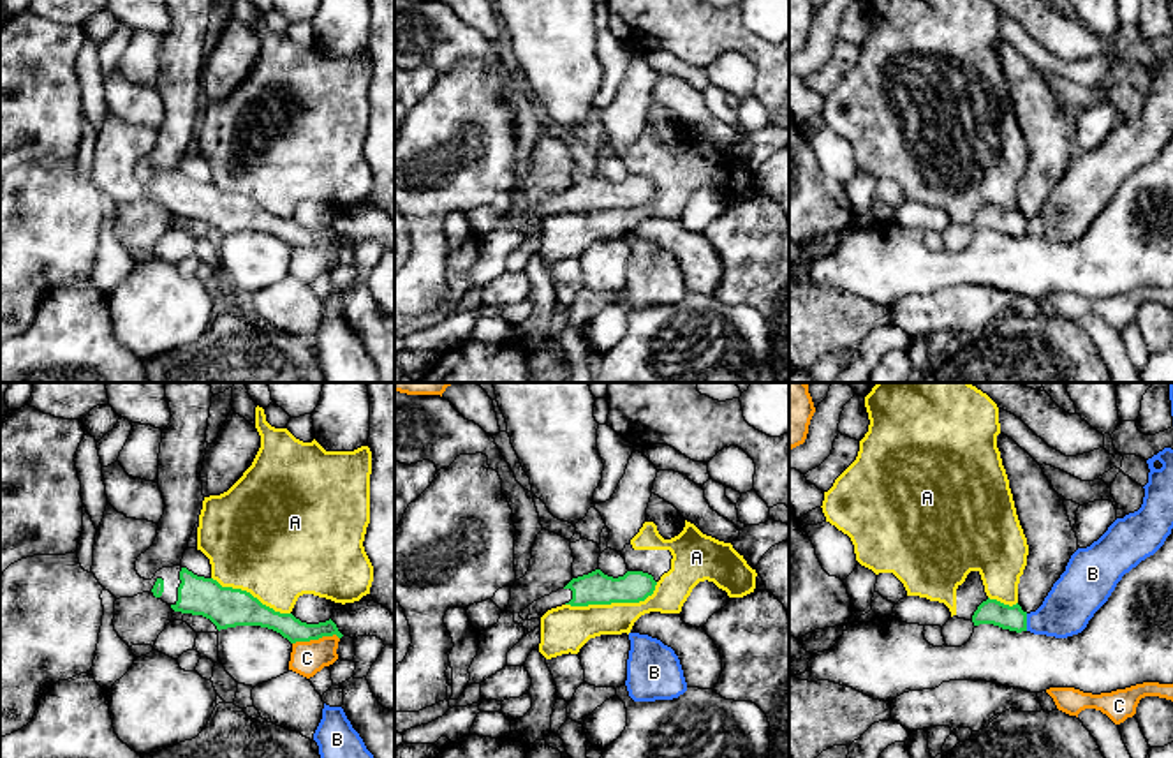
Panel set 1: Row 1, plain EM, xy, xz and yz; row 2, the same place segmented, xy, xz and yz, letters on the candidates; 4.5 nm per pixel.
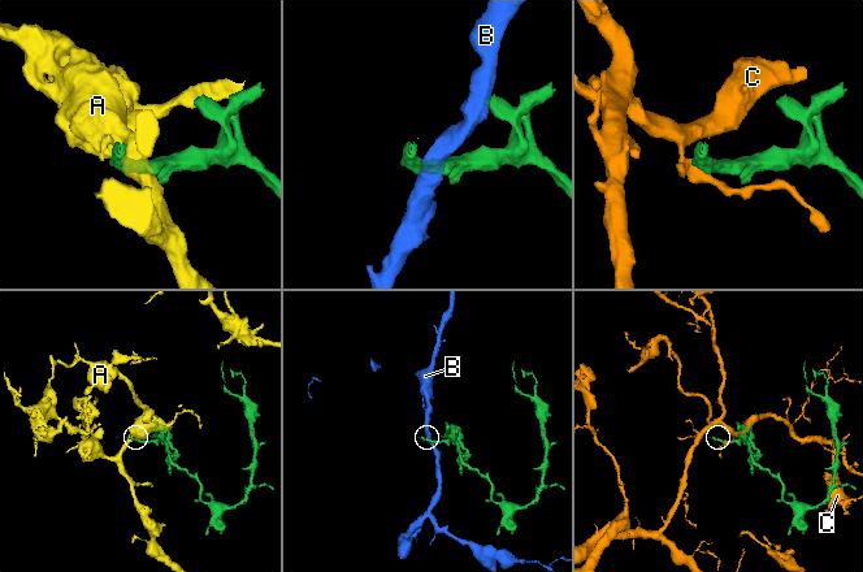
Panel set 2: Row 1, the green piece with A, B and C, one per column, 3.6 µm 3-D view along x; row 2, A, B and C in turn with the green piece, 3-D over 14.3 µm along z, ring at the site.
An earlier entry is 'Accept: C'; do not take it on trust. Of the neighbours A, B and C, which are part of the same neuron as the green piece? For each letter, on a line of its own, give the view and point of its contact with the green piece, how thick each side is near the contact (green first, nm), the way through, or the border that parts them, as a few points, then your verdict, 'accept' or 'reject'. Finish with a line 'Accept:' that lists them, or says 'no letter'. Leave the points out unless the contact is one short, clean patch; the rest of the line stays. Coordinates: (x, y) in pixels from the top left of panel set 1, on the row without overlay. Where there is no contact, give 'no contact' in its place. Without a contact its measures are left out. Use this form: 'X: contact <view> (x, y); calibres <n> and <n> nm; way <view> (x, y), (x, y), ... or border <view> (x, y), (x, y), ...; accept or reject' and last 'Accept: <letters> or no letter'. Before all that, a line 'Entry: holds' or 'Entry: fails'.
Entry: fails
A: contact xz (613, 207); calibres 150 and 220 nm; reject
B: contact yz (1025, 228); calibres 110 and 220 nm; border yz (1025, 219), (1027, 235); reject
C: contact xy (316, 244); calibres 110 and 160 nm; border xy (339, 242), (326, 240), (293, 249); reject
Accept: no letter

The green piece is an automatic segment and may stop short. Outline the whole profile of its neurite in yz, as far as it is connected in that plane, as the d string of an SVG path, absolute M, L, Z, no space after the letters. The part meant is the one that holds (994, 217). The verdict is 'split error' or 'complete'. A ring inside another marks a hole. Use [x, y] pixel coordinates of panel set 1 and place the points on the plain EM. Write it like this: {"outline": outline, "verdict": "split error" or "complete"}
{"outline": "M997 204L983 206L972 220L974 231L993 229L1009 236L1027 236L1027 217L1016 208L1013 212Z", "verdict": "complete"}

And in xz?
{"outline": "M595 175L572 183L564 194L534 206L520 217L520 222L523 226L541 224L548 215L562 210L639 208L653 199L655 190L653 182L643 176L627 176L623 182L613 183Z", "verdict": "split error"}

